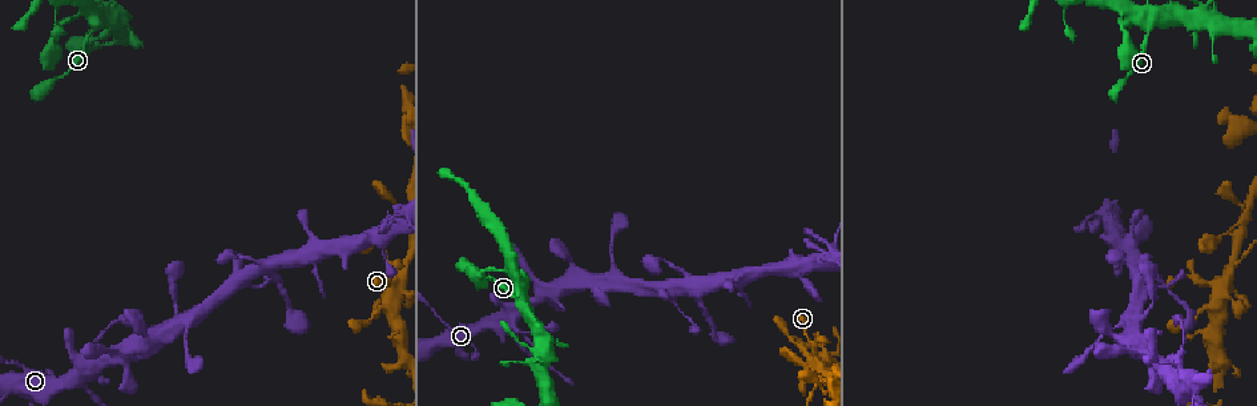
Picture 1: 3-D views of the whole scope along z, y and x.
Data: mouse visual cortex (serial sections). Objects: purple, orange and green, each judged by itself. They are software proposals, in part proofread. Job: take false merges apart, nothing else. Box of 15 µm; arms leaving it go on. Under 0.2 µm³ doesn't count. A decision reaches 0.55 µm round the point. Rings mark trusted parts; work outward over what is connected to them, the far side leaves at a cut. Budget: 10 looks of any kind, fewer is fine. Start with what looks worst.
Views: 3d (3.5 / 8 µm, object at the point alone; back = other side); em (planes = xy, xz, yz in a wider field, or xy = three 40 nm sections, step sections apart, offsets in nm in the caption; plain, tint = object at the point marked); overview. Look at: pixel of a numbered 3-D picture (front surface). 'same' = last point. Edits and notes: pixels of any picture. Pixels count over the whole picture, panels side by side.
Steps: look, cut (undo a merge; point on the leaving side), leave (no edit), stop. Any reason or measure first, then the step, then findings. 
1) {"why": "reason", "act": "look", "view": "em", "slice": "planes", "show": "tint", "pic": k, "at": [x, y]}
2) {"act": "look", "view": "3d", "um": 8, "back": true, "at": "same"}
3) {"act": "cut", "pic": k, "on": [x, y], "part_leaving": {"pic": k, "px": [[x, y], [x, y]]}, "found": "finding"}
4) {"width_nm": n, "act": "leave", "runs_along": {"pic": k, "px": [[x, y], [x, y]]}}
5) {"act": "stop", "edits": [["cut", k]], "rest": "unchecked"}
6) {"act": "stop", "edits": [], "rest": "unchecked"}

{"why": "abrupt turn", "act": "look", "view": "em", "slice": "planes", "show": "tint", "pic": 1, "at": [97, 29]}

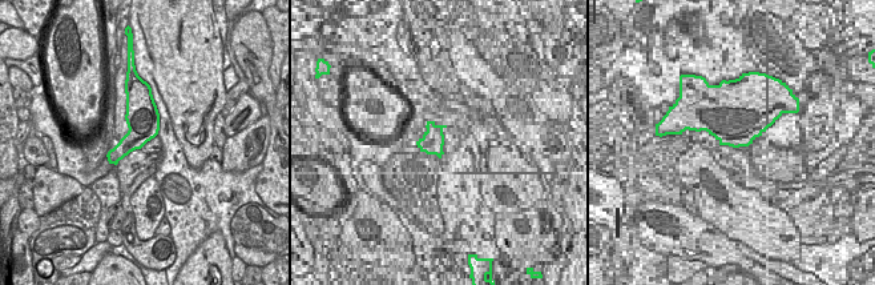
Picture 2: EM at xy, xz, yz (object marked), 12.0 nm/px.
{"act": "look", "view": "3d", "um": 3.5, "at": "same"}

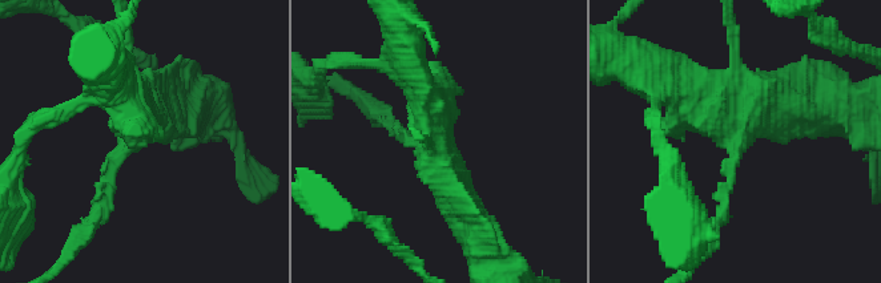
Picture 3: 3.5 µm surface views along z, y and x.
{"width_nm": 380, "act": "leave", "runs_along": {"pic": 3, "px": [[720, 217], [735, 138], [803, 110]]}, "found": "all the same cell"}

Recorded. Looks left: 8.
{"why": "calibre changes", "act": "look", "view": "3d", "um": 8, "pic": 1, "at": [535, 352]}

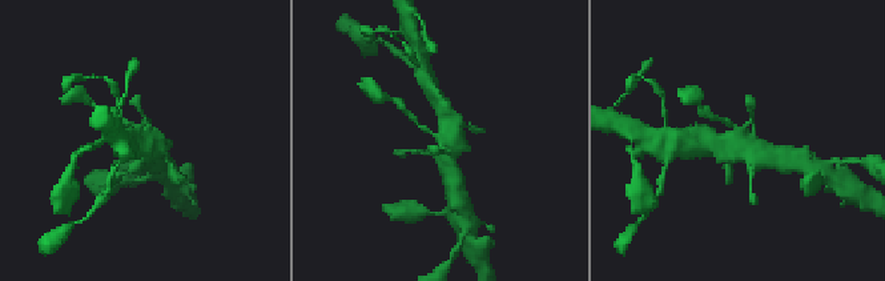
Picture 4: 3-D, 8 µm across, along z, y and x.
{"why": "now the EM", "act": "look", "view": "em", "slice": "xy", "step": 3, "show": "tint", "pic": 4, "at": [441, 138]}

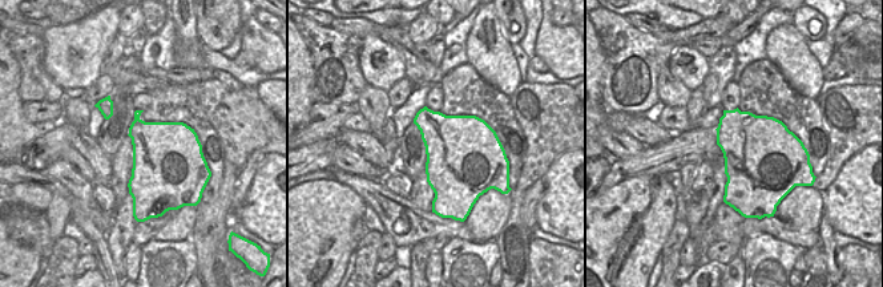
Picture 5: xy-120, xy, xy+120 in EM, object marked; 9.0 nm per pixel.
{"width_nm": 650, "act": "leave", "runs_along": {"pic": 4, "px": [[438, 103], [451, 124], [451, 173]]}, "found": "continuous, no second cell"}

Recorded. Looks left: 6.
{"why": "three arms meet", "act": "look", "view": "3d", "um": 3.5, "pic": 1, "at": [82, 381]}

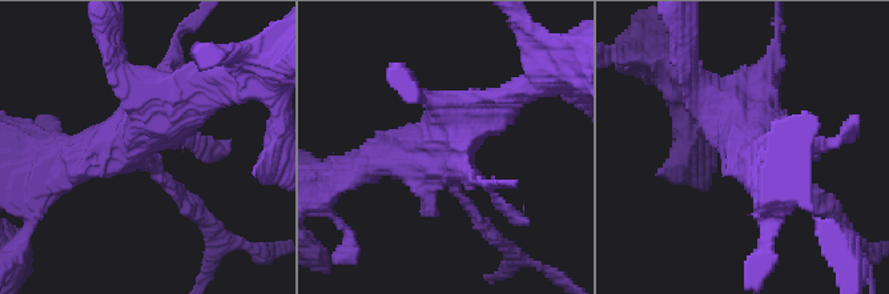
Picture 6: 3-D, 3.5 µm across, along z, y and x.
{"act": "look", "view": "em", "slice": "xy", "step": 5, "show": "plain", "pic": 6, "at": [143, 158]}

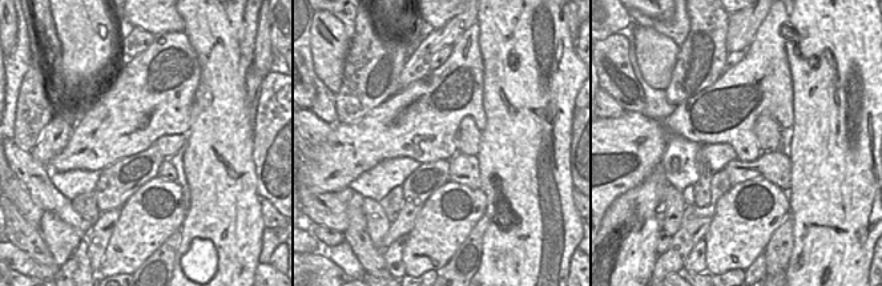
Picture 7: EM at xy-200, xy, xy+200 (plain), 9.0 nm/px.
{"why": "where the object lies", "act": "look", "view": "em", "slice": "xy", "step": 5, "show": "tint", "at": "same"}

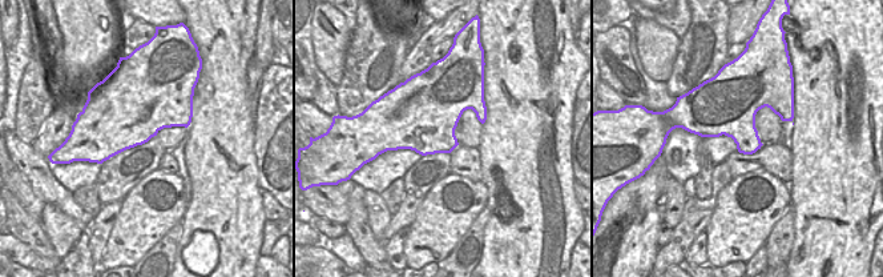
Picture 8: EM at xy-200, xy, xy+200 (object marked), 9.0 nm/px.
{"act": "leave", "runs_along": {"pic": 6, "px": [[48, 168], [194, 99]]}, "found": "all the same cell"}

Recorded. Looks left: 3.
{"why": "thin arm on a thick one", "act": "look", "view": "3d", "um": 3.5, "pic": 1, "at": [692, 293]}

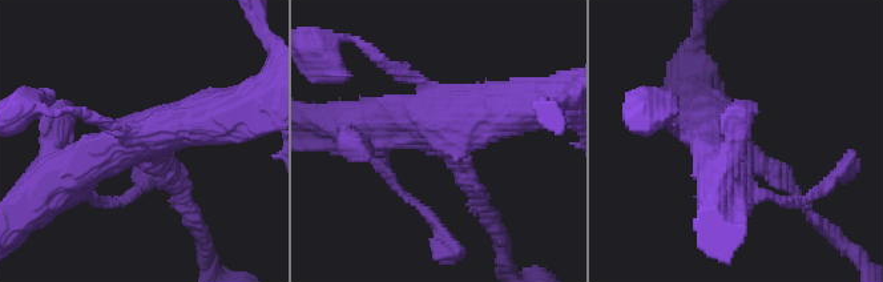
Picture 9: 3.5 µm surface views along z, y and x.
{"act": "look", "view": "em", "slice": "xy", "step": 3, "show": "tint", "pic": 9, "at": [445, 138]}

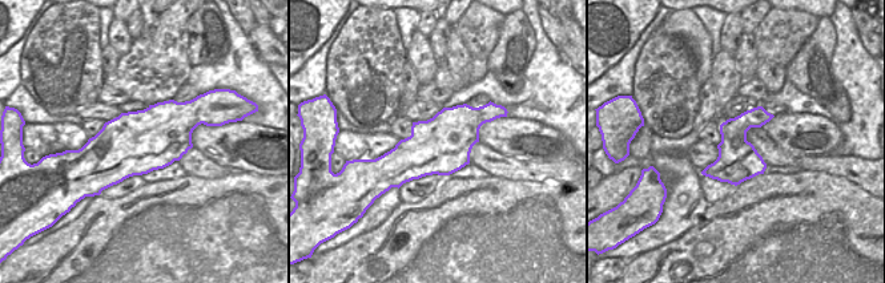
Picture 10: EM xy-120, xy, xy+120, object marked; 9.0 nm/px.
{"act": "leave", "runs_along": {"pic": 9, "px": [[55, 180], [140, 136], [213, 115]]}, "found": "all the same cell"}

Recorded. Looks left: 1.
{"act": "stop", "edits": [], "rest": "unchecked"}

